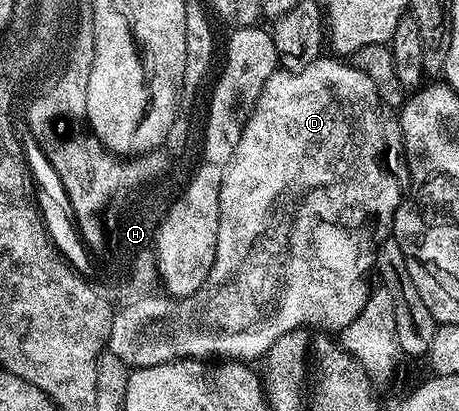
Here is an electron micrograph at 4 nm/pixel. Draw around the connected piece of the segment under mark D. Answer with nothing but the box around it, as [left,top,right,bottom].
[107,56,410,362]

